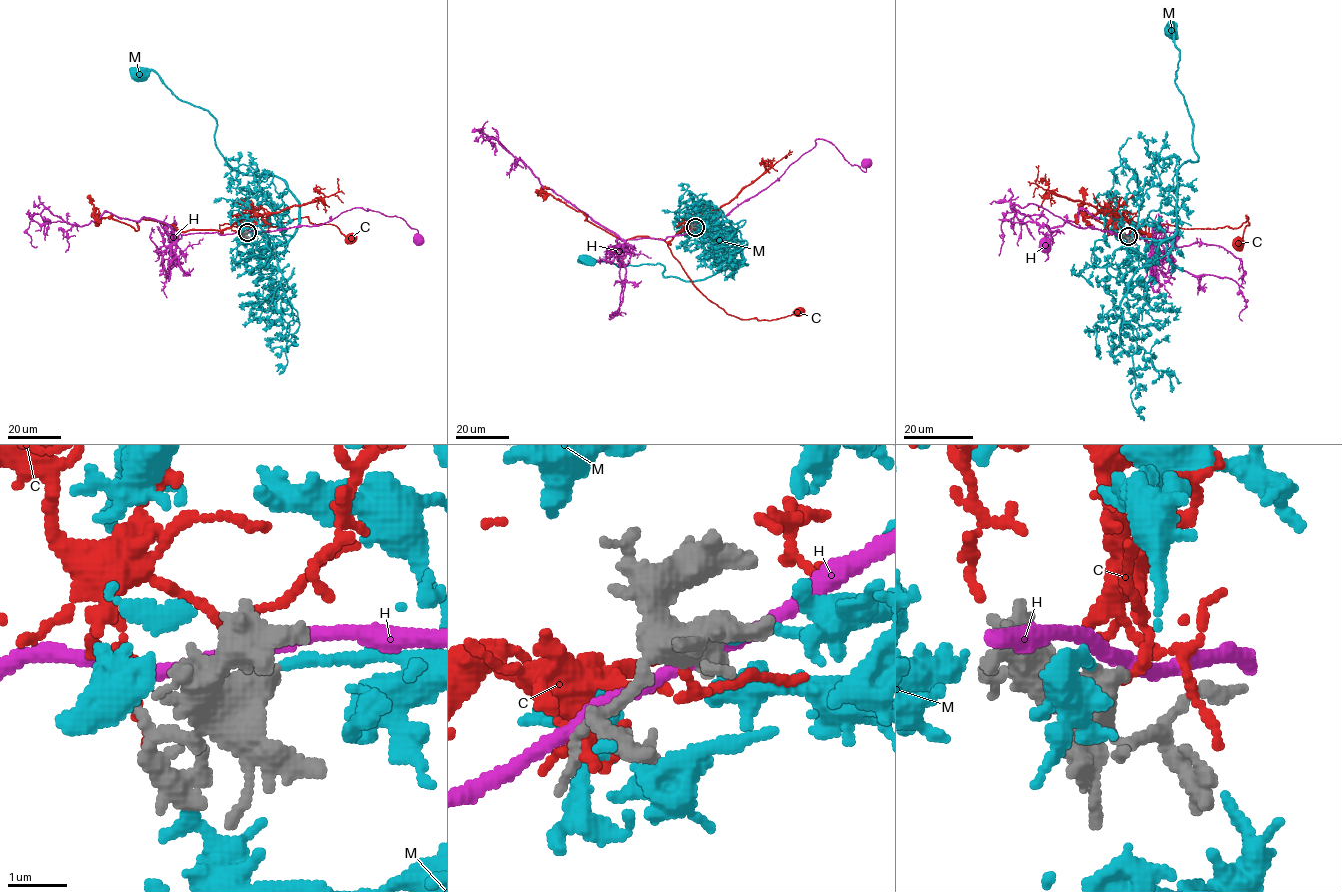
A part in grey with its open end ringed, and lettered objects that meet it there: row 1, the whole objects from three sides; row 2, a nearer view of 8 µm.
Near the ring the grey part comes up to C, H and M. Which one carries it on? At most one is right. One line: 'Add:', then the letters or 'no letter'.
Add: M

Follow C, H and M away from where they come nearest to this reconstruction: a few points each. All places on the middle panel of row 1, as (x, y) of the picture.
C: (693, 228), (682, 229), (668, 246), (691, 282), (727, 314), (741, 319), (771, 320), (799, 312)
H: (694, 228), (725, 216), (764, 190), (810, 151), (817, 139), (830, 141), (848, 162), (865, 172), (865, 163)
M: (695, 227), (712, 222), (712, 240), (747, 264), (684, 280), (664, 276), (659, 263), (586, 258)

